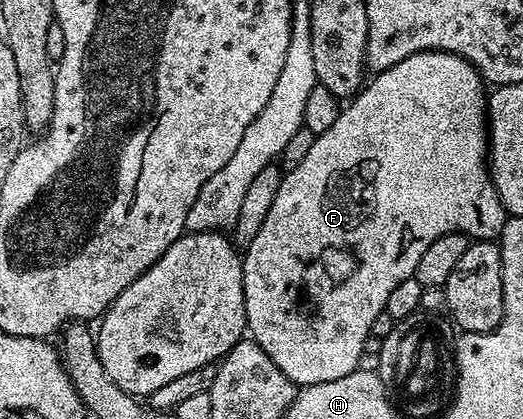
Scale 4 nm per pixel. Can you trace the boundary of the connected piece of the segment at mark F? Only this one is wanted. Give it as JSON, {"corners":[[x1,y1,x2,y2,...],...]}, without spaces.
{"corners":[[449,52,410,54,410,58,402,58,402,62,390,66,390,70,375,73,364,87,341,107,334,126,315,137,306,158,302,158,296,168,283,173,278,190,274,194,274,202,270,205,270,214,266,214,266,222,262,222,262,230,258,230,254,242,250,242,247,248,243,249,242,282,247,331,251,339,256,340,258,346,270,356,270,361,296,386,334,382,334,378,346,378,346,374,357,371,358,358,364,352,364,343,370,334,370,326,374,326,374,318,385,312,386,298,390,298,394,286,416,275,418,258,422,258,426,246,430,246,434,238,442,238,442,234,447,232,460,232,471,237,473,241,495,241,502,234,506,213,504,203,500,201,500,195,492,185,486,92,480,87,480,74,469,60]]}

